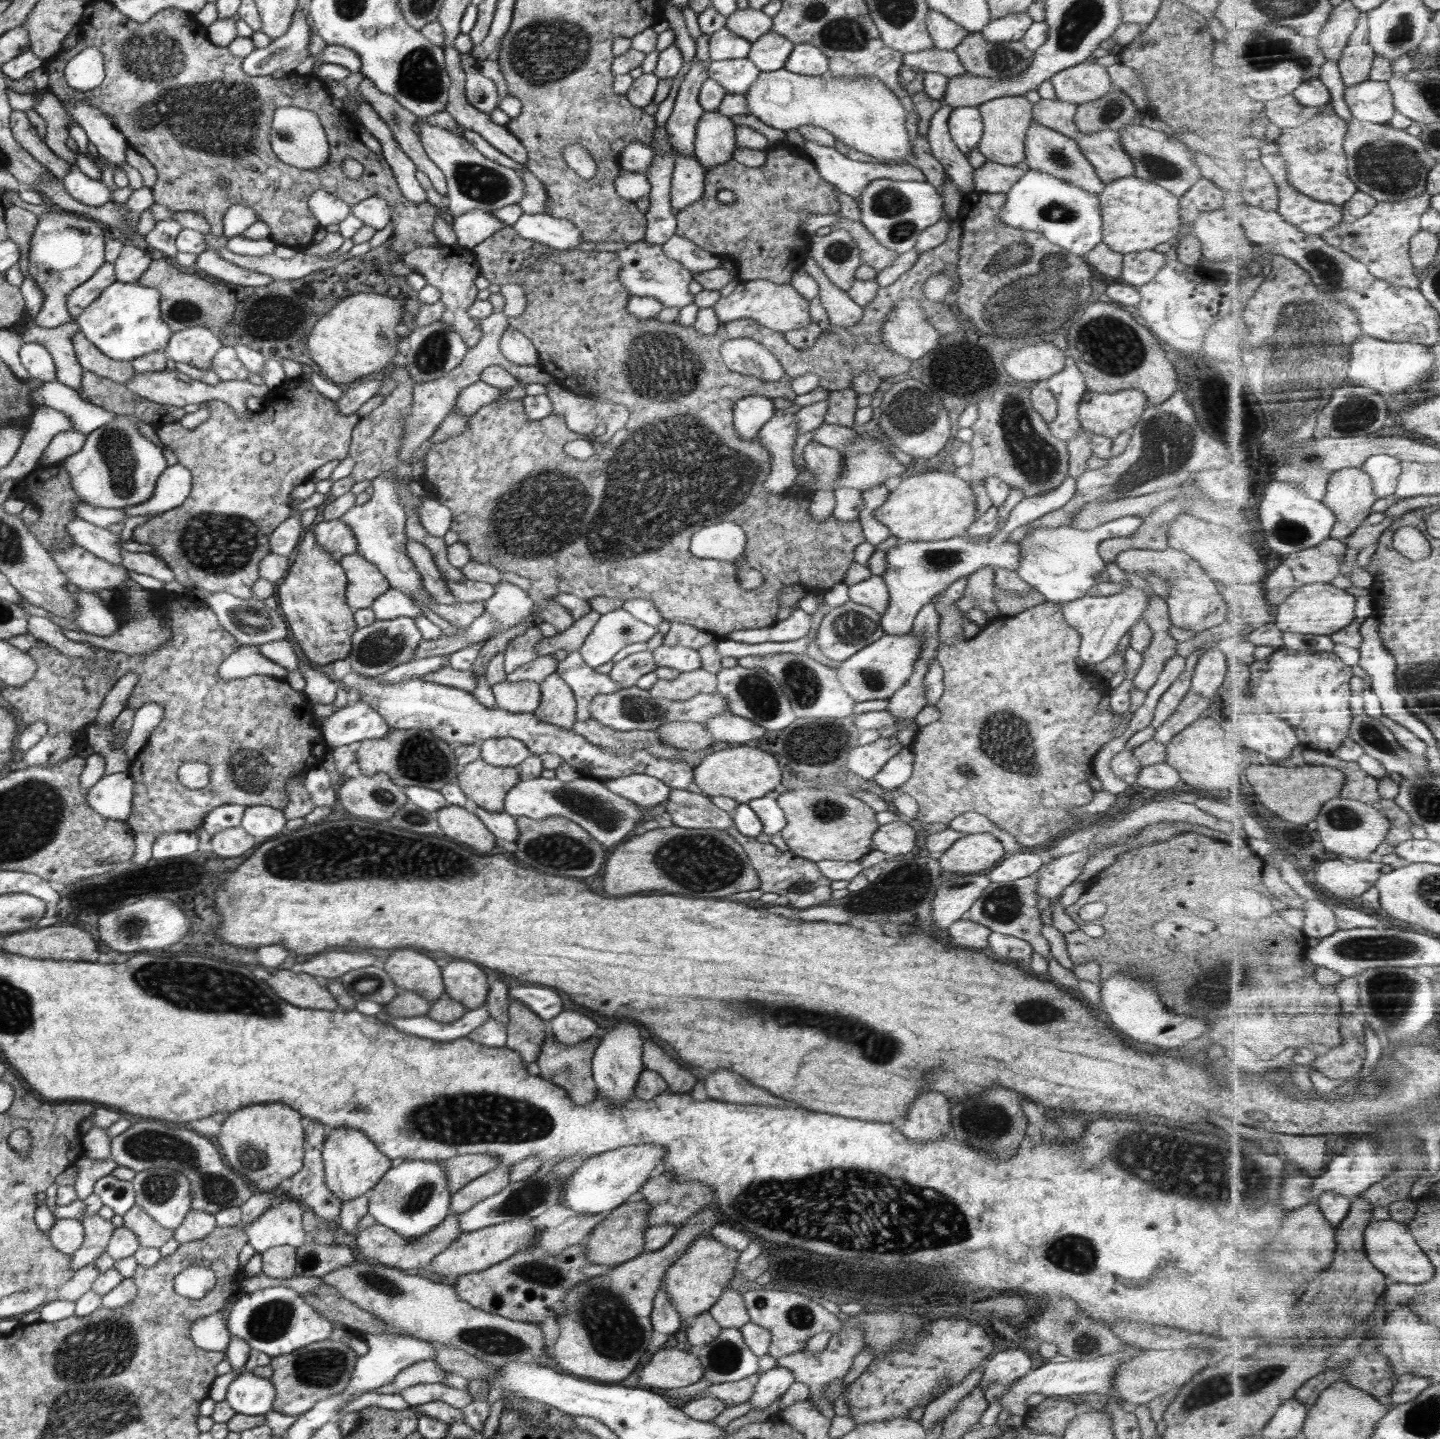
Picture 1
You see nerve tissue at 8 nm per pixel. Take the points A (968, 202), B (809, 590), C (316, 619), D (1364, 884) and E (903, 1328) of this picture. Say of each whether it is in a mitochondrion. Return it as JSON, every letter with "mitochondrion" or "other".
{"A":"other","B":"other","C":"other","D":"other","E":"mitochondrion"}

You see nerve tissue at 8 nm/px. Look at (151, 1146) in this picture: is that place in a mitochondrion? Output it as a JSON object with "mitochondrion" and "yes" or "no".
{"mitochondrion":"yes"}

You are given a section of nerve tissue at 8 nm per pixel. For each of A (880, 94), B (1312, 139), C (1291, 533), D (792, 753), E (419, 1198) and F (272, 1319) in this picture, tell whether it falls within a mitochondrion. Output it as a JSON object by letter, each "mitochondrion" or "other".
{"A":"other","B":"other","C":"mitochondrion","D":"other","E":"mitochondrion","F":"mitochondrion"}

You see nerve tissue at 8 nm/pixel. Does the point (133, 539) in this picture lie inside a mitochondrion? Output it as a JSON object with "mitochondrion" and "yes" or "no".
{"mitochondrion":"no"}

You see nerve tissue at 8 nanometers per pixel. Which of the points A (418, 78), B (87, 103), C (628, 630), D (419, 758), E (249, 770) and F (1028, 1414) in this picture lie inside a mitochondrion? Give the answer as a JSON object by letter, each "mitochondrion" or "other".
{"A":"mitochondrion","B":"other","C":"mitochondrion","D":"mitochondrion","E":"mitochondrion","F":"other"}

